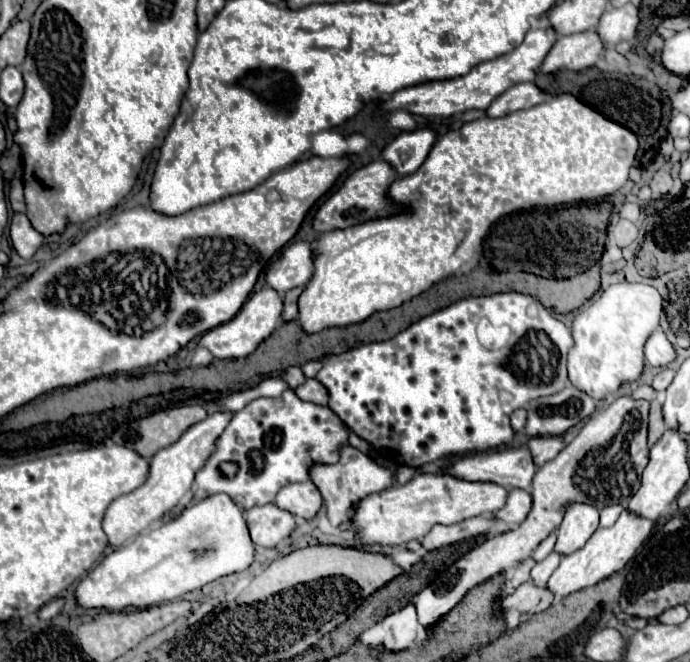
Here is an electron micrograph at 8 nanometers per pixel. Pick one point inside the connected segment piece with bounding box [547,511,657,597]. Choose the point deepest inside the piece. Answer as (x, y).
(608, 551)

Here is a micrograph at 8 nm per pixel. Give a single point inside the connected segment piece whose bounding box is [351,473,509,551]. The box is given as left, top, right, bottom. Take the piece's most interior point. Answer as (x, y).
(394, 517)

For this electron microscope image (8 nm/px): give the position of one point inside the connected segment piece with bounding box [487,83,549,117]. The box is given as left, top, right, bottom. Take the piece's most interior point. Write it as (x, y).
(525, 95)

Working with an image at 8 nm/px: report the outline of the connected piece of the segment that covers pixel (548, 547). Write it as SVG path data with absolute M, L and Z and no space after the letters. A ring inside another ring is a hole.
M551 533L547 539L543 539L543 543L539 543L539 547L533 551L533 559L535 561L543 561L553 551L555 541L557 541L557 533Z

